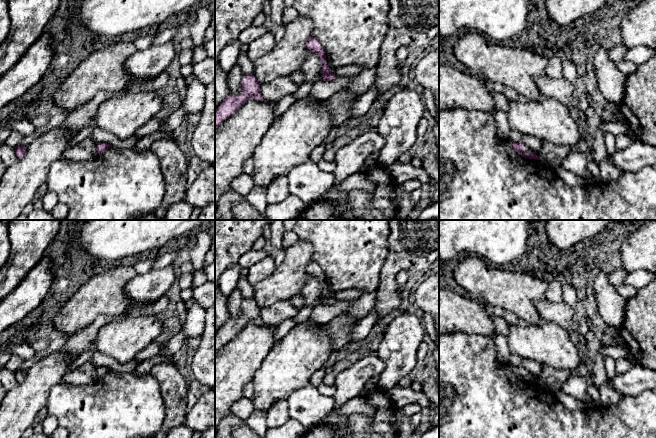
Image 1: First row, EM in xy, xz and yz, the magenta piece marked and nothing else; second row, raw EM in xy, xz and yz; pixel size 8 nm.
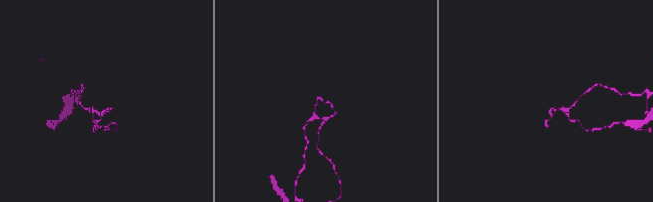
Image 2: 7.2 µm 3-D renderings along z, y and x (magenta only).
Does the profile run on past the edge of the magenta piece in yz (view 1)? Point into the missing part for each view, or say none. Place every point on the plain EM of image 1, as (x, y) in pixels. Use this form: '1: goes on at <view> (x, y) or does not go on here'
1: goes on at yz (526, 374)

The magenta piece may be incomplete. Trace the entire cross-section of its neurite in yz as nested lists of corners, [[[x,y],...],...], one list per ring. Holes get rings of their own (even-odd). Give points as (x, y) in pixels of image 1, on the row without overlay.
[[[509,365],[509,368],[521,380],[529,383],[539,384],[537,378],[531,375],[522,365],[519,367]]]

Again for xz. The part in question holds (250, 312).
[[[244,298],[241,315],[237,319],[230,318],[215,334],[215,352],[232,340],[251,321],[266,325],[260,318],[260,307],[256,301]]]

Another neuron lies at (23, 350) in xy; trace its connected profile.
[[[26,341],[15,344],[11,350],[12,354],[20,356],[23,360],[33,358],[36,355],[36,352],[37,351],[33,350]]]

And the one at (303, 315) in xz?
[[[320,297],[314,305],[304,305],[303,308],[298,311],[297,315],[295,317],[293,317],[293,319],[295,320],[295,322],[297,324],[299,323],[303,323],[306,322],[307,320],[309,320],[310,315],[312,313],[312,311],[314,310],[314,308],[317,305],[320,305],[323,302],[323,299]]]

